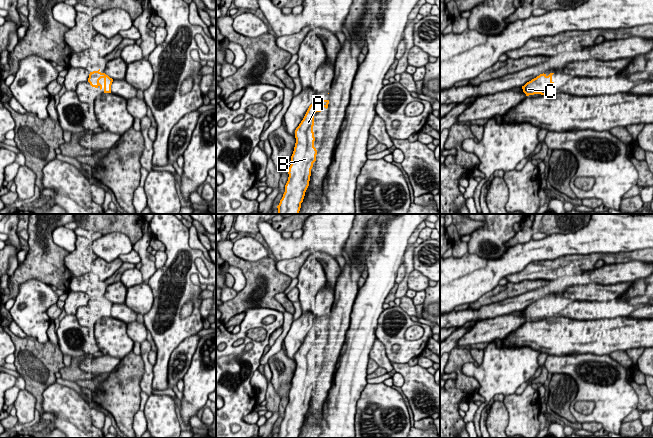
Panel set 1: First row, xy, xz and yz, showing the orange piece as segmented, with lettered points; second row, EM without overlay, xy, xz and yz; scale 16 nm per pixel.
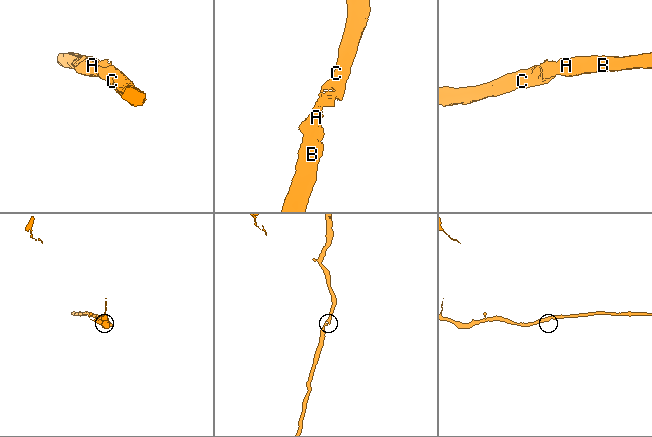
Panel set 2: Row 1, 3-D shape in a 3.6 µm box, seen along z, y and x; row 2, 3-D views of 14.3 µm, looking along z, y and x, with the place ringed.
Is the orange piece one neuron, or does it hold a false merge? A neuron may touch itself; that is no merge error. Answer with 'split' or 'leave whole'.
leave whole

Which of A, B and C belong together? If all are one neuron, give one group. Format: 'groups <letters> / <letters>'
groups A B C

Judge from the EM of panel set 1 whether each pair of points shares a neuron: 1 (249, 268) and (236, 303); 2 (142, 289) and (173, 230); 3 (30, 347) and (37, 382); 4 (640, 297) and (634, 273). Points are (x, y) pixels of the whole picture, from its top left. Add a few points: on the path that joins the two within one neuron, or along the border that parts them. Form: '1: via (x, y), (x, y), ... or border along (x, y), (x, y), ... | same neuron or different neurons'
1: via (250, 277), (250, 289), (245, 294) | same neuron
2: border along (147, 283), (152, 293), (152, 306) | different neurons
3: via (30, 356), (37, 363), (37, 373) | same neuron
4: border along (642, 277), (632, 281) | different neurons

